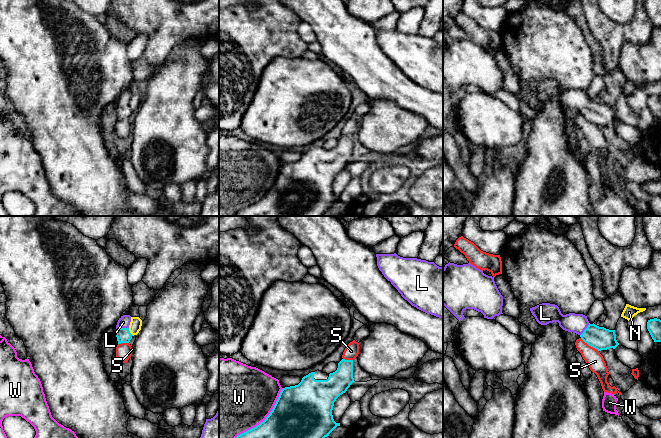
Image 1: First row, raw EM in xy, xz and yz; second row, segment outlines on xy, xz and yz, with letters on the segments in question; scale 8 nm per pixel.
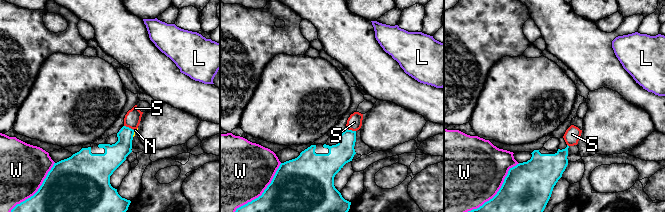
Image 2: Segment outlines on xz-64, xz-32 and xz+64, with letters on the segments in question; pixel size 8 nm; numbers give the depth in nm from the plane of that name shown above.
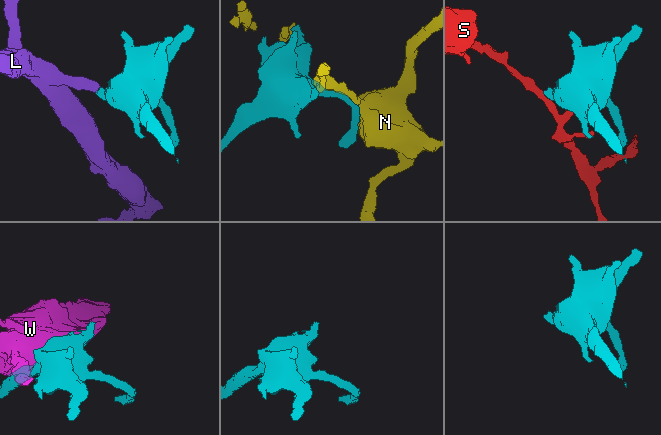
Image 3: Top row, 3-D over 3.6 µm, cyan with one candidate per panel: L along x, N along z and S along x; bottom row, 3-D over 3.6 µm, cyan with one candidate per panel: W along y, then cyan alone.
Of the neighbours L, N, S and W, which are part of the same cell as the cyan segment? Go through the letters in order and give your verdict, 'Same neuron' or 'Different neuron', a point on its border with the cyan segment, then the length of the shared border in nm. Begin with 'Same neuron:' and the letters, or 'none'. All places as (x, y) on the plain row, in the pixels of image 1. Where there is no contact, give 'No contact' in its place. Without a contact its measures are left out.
Same neuron: L
L: Same neuron. Touches cyan at yz (585, 105). Shared border 130 nm
N: Different neuron. Touches cyan at xy (129, 108). Shared border 80 nm
S: Different neuron. Touches cyan at yz (589, 121). Shared border 190 nm
W: Different neuron. Touches cyan at xz (265, 195). Shared border 600 nm

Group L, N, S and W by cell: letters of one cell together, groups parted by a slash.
L / N / S / W

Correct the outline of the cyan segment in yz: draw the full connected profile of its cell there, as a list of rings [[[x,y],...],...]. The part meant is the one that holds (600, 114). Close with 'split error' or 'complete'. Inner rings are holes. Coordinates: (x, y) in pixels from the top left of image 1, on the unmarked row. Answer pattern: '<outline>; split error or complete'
[[[550,79],[539,80],[530,84],[530,87],[539,100],[558,98],[563,106],[578,110],[585,119],[598,127],[615,125],[619,121],[615,106],[590,100],[587,92],[583,90],[563,91],[557,81]]]; split error

